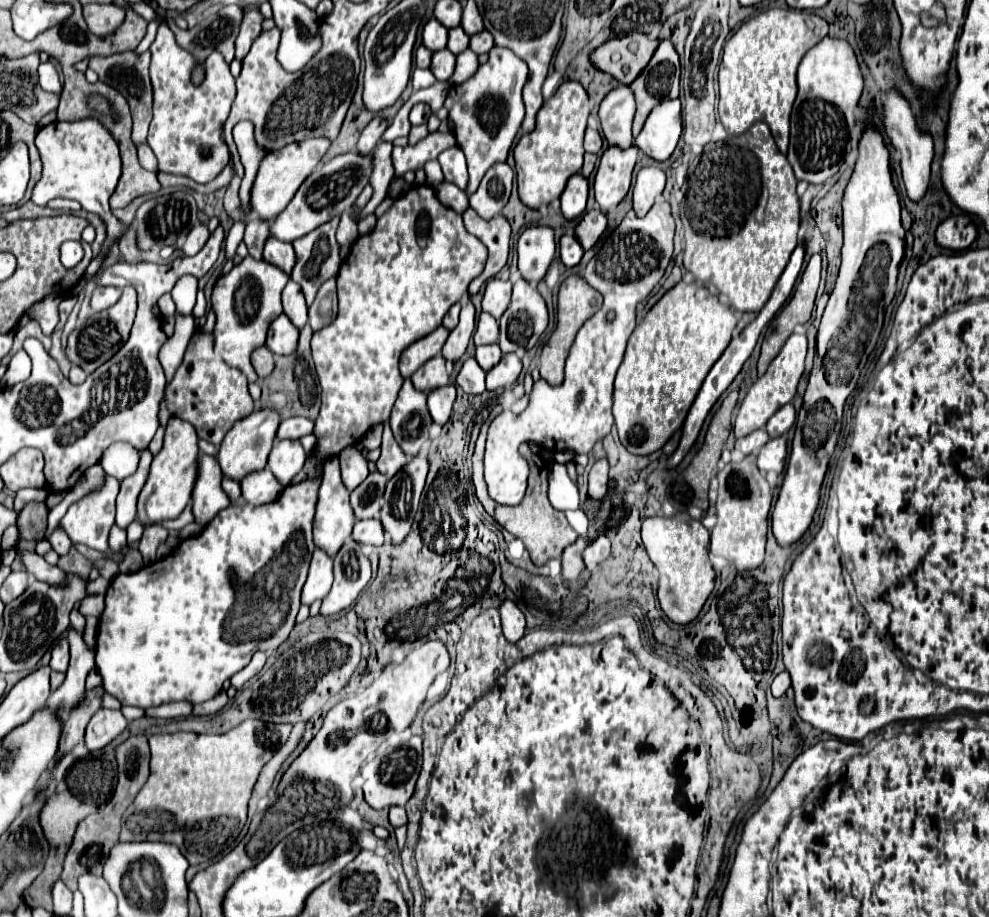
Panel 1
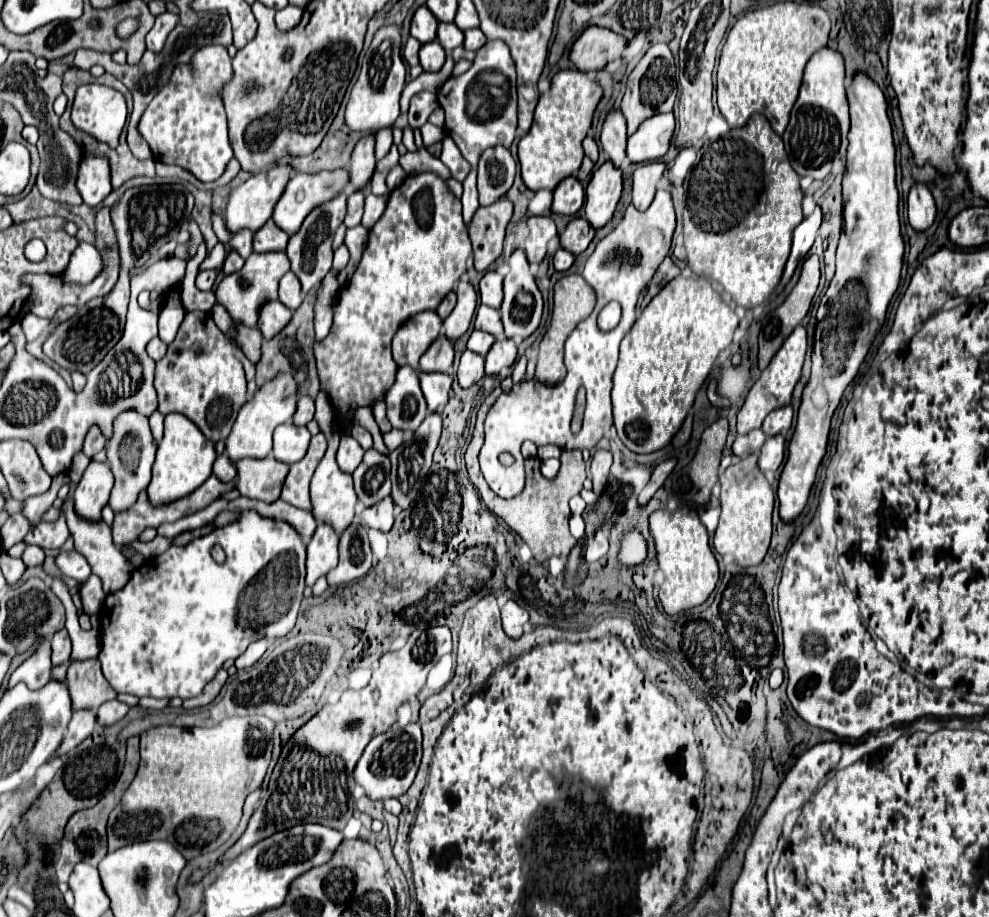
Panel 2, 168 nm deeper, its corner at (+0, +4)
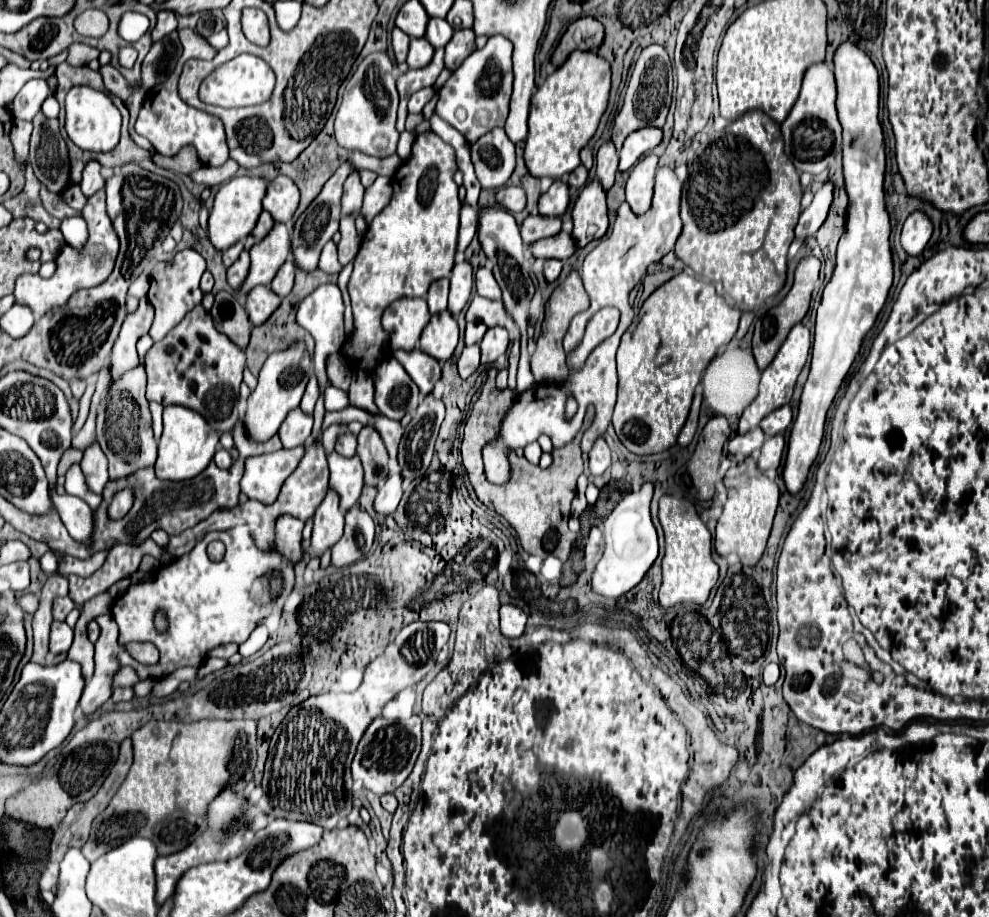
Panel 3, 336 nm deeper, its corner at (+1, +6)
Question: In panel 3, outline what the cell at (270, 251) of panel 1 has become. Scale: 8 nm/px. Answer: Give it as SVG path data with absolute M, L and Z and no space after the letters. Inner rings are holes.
M262 211L260 217L258 217L258 223L256 223L256 227L254 227L254 231L248 235L248 239L246 239L246 243L244 243L246 249L250 249L250 247L256 245L258 241L262 241L262 239L268 235L270 227L274 227L274 221L272 221L272 217L270 217L268 211Z

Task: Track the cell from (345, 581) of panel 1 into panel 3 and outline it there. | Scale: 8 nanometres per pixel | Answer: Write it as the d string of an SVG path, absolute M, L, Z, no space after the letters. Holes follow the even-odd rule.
M352 507L346 511L346 527L342 539L332 547L332 565L344 567L354 563L358 557L364 557L366 551L370 551L374 541L374 521L372 517Z

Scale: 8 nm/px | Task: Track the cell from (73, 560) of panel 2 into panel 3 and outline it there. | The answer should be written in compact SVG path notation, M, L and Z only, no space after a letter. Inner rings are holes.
M48 551L48 553L44 553L44 555L40 557L40 567L42 567L42 571L48 573L48 575L56 573L56 563L58 563L58 559L56 559L56 555L54 555L52 551Z

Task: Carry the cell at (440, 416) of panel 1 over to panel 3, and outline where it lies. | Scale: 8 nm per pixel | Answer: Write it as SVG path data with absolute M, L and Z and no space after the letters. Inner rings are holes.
M418 347L412 351L394 351L394 357L400 361L400 365L406 369L406 373L412 377L412 381L418 385L422 395L428 395L434 387L434 383L440 379L440 363L432 359L430 355L424 355Z

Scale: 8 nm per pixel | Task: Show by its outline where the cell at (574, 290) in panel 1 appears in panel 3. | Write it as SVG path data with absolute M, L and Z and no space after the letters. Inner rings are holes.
M570 271L570 275L566 277L564 283L560 283L554 293L550 295L548 303L546 303L546 315L544 315L544 323L542 323L542 333L536 341L536 351L532 353L530 365L532 365L532 373L536 377L536 383L564 383L568 379L568 367L566 367L566 353L562 349L562 339L568 331L568 325L572 321L572 317L576 313L582 313L586 307L590 305L588 295L584 291L582 279L578 275L578 271Z

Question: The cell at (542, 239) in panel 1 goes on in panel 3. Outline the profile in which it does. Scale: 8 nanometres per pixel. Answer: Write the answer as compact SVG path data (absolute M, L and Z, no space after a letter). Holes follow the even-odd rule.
M530 215L524 219L522 227L522 239L526 245L544 239L544 237L552 237L556 233L560 233L560 219L558 217L542 217L542 215Z

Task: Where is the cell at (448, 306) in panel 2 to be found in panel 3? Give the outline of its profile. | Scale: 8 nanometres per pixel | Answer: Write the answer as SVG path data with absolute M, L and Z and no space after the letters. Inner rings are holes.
M438 279L430 285L428 293L426 293L426 301L430 307L430 313L434 315L436 311L444 311L446 303L448 303L448 279Z

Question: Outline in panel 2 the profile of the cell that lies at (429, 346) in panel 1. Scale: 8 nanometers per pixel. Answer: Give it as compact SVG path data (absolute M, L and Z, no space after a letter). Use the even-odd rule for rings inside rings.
M423 311L411 317L393 337L393 359L399 367L419 367L419 357L441 333L441 317L435 311Z

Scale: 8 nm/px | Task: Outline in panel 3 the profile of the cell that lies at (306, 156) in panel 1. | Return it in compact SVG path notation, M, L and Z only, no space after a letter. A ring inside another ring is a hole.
M234 177L220 187L208 219L208 241L214 245L216 251L224 251L236 241L242 241L250 235L262 211L262 195L266 195L266 183L268 181L260 177Z

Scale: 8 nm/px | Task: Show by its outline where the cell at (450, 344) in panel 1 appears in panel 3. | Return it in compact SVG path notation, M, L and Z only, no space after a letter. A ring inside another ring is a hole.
M460 261L454 265L450 275L450 297L448 297L448 311L452 315L460 313L464 305L470 301L474 287L474 273L468 261Z

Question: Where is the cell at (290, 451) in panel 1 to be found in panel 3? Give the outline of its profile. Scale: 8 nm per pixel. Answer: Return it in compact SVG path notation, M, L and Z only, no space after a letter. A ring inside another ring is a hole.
M296 407L288 413L284 423L280 425L278 435L280 435L284 449L292 449L292 447L302 445L310 437L310 431L312 431L312 415Z

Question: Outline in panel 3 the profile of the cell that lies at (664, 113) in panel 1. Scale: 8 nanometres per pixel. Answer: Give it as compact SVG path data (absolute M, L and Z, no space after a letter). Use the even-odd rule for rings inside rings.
M646 127L634 131L626 141L624 147L620 149L620 165L618 171L628 171L644 153L654 149L662 141L662 131L656 127Z

